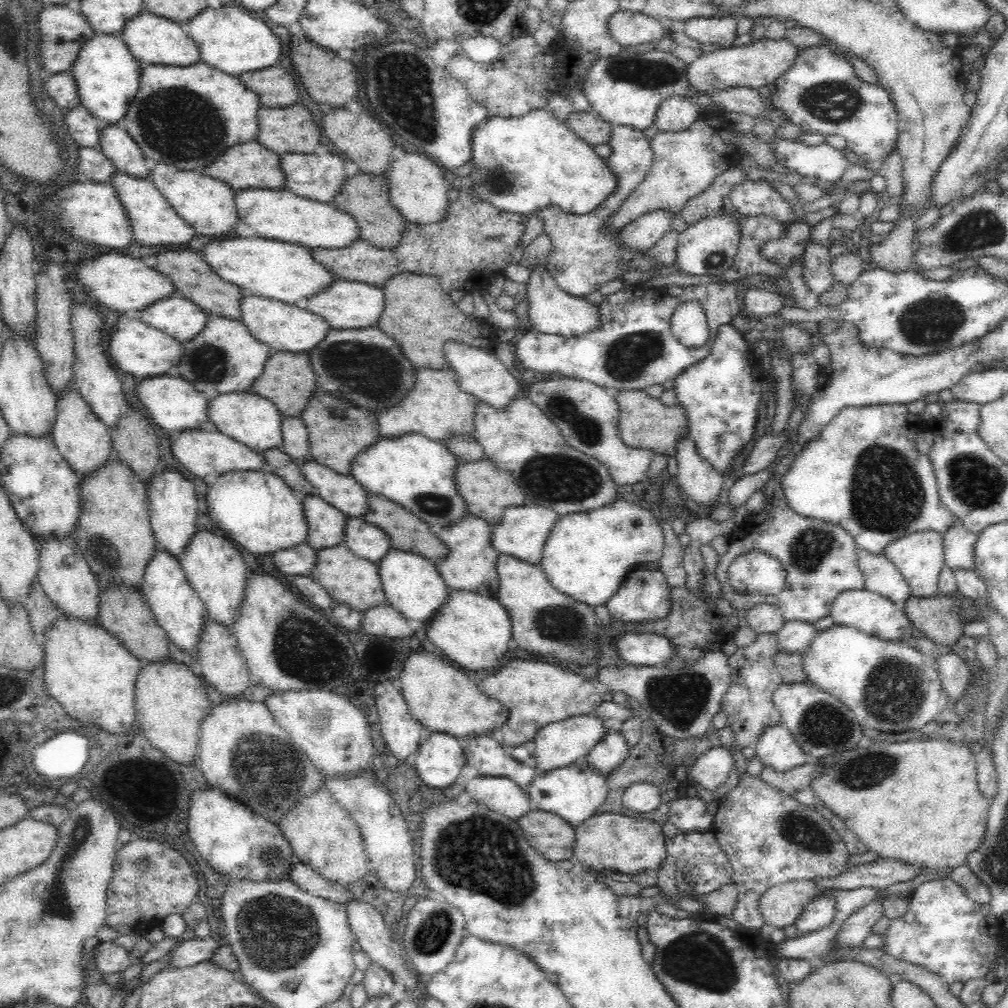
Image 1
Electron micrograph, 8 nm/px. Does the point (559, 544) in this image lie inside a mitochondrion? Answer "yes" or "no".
no

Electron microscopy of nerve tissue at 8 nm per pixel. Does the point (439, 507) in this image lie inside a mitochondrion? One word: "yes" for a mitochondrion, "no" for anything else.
yes

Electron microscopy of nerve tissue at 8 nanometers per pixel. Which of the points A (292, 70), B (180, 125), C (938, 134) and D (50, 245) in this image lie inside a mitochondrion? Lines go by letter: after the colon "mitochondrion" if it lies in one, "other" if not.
A: other
B: mitochondrion
C: other
D: other

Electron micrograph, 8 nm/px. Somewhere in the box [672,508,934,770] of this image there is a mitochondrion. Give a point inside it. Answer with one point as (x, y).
(888, 702)

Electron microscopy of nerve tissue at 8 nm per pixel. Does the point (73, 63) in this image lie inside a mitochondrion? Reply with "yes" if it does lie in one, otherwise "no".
no

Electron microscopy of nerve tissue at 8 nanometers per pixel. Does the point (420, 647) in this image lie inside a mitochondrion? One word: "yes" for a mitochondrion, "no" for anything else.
no

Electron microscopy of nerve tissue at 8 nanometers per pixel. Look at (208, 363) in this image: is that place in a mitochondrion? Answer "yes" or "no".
yes

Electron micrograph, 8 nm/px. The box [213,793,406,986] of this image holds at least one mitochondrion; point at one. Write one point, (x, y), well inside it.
(278, 932)

